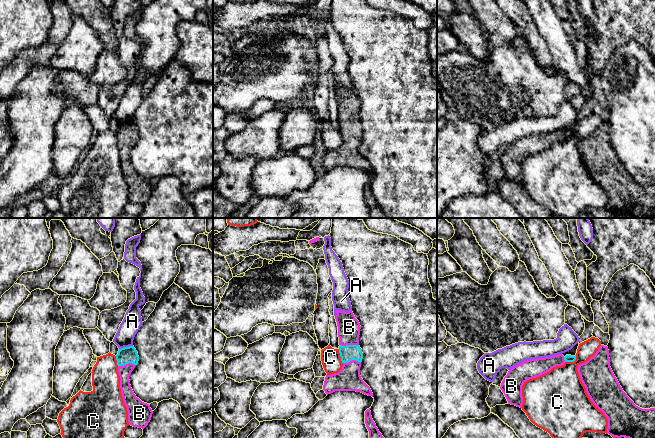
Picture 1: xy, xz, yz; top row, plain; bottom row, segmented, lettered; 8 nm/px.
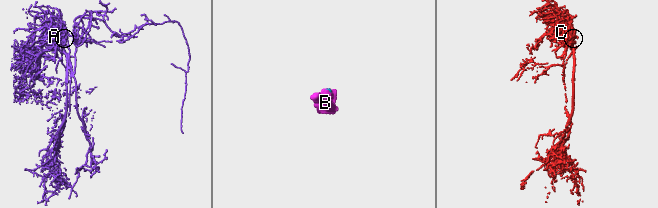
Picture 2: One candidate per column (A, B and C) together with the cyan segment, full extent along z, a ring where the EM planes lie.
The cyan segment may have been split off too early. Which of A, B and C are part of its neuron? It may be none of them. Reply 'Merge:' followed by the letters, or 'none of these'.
Merge: B

